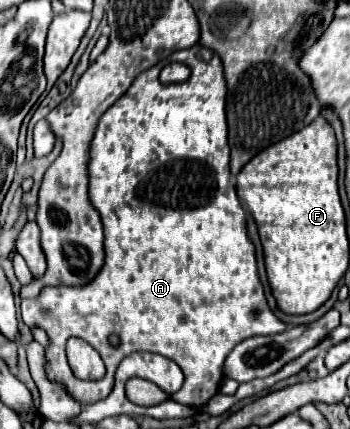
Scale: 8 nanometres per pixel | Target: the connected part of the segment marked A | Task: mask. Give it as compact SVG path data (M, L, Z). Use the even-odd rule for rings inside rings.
M193 45L191 49L179 49L175 53L171 53L167 59L159 61L157 65L153 65L151 69L143 71L137 75L137 79L131 83L131 87L125 91L125 95L121 95L117 99L117 103L113 103L99 119L93 139L89 143L89 159L87 159L87 177L89 177L89 201L93 205L95 211L99 211L101 215L101 223L105 229L105 263L101 267L101 271L93 277L93 281L85 283L85 285L51 285L51 287L43 287L39 297L35 299L23 299L21 305L21 313L23 313L23 321L27 325L39 325L45 329L47 337L49 337L49 345L45 349L45 373L47 379L51 383L59 383L63 385L63 389L79 403L83 405L91 405L97 403L101 399L105 399L111 393L113 387L113 375L115 375L115 367L121 363L123 357L135 353L135 351L149 351L149 353L159 353L165 355L167 359L175 361L183 375L183 387L173 393L173 401L187 405L187 407L201 407L205 405L215 393L219 393L219 385L223 381L223 363L227 359L227 355L233 351L233 347L237 343L241 343L243 339L249 339L253 335L273 335L285 329L285 323L279 321L273 311L267 307L265 295L263 295L263 287L259 283L257 277L257 265L255 265L255 247L251 245L251 241L247 239L247 231L245 231L245 211L237 199L235 187L229 183L229 147L227 147L227 131L225 131L225 115L223 115L223 103L225 103L225 83L223 83L223 69L221 63L217 59L217 55L213 51L207 51L201 45ZM179 61L183 65L187 65L191 69L191 77L183 83L171 83L171 85L163 85L159 81L159 71L167 65ZM115 333L119 335L119 347L111 347L107 343L107 337ZM69 337L79 337L83 341L87 341L103 359L107 373L103 379L99 381L81 381L77 379L65 359L65 343Z

